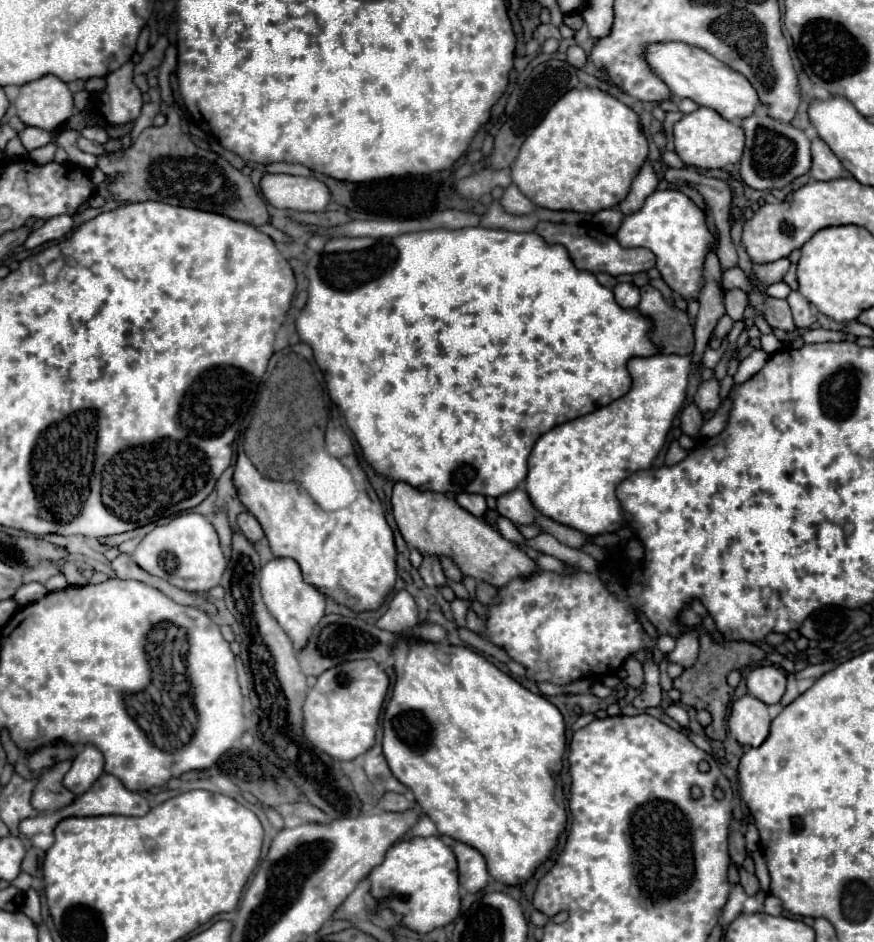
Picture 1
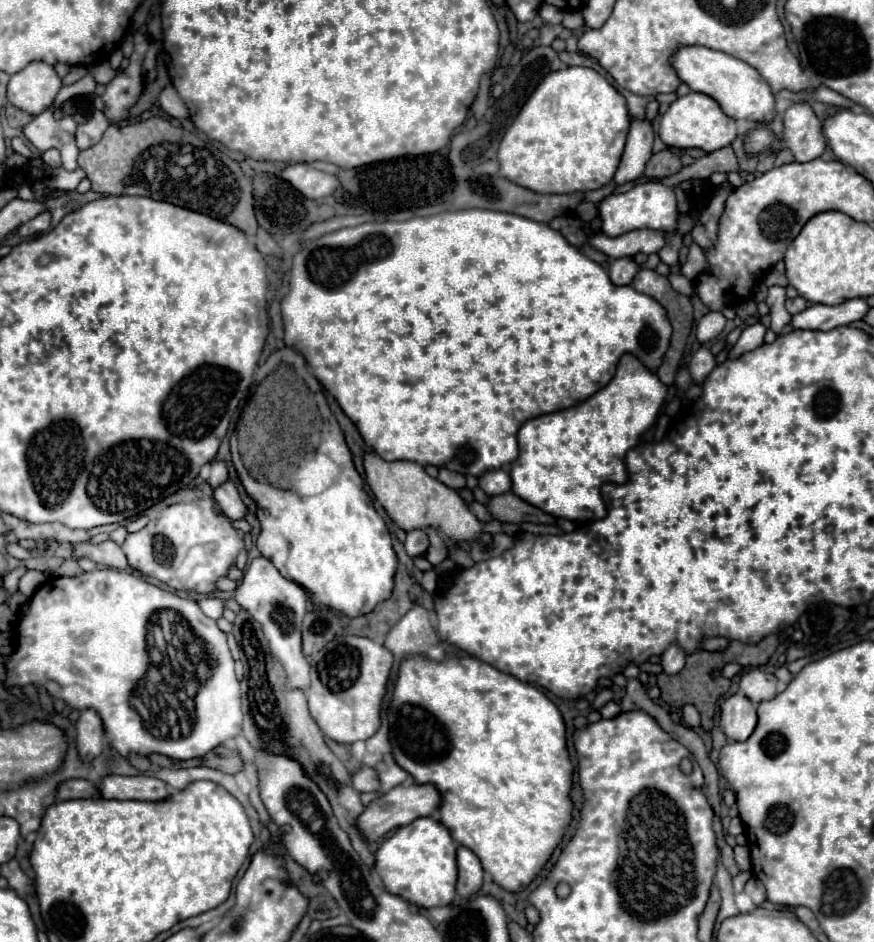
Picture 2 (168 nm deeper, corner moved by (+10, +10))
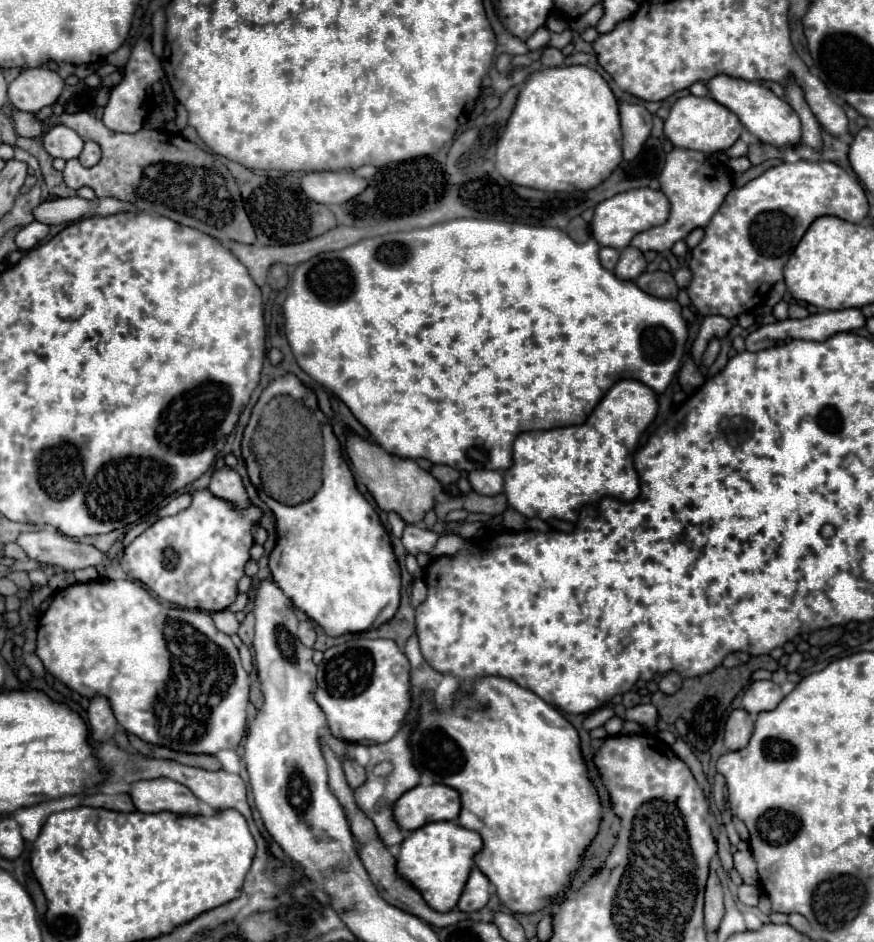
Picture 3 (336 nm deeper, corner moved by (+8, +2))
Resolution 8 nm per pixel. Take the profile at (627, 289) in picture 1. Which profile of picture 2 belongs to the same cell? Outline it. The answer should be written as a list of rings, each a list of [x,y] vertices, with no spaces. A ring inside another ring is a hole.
[[[618,258],[610,264],[610,270],[608,270],[610,280],[618,286],[630,284],[636,272],[638,272],[638,264],[634,264],[632,258]]]

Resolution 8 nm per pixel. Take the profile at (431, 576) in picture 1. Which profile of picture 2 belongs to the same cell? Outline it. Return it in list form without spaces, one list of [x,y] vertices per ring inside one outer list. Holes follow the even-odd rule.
[[[412,530],[412,532],[406,534],[406,542],[404,542],[404,546],[406,546],[406,552],[408,552],[412,558],[416,558],[416,556],[424,556],[426,550],[428,550],[428,546],[430,546],[430,542],[428,542],[428,534],[426,534],[424,530]]]

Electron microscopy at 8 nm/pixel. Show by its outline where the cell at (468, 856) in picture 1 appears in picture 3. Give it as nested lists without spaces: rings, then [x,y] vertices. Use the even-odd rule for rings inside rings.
[[[474,866],[472,872],[470,872],[470,878],[468,878],[466,886],[464,886],[464,892],[462,892],[460,900],[458,900],[458,908],[462,912],[476,912],[476,910],[486,906],[488,898],[490,898],[490,882]]]

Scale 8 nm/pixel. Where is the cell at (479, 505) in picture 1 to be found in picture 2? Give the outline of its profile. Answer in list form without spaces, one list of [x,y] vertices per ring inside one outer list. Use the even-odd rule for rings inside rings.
[[[440,468],[440,472],[438,472],[438,480],[440,480],[440,482],[444,482],[446,486],[454,488],[454,490],[458,490],[458,488],[464,488],[464,486],[466,486],[464,476],[462,476],[462,474],[458,474],[458,472],[448,472],[448,468]]]

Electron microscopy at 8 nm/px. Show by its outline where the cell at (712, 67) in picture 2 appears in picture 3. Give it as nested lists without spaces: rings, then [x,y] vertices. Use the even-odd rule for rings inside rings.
[[[716,74],[714,78],[710,78],[706,82],[710,96],[726,106],[728,110],[732,110],[740,122],[744,124],[744,128],[754,134],[760,142],[766,144],[774,144],[774,146],[796,146],[800,140],[800,120],[796,116],[796,112],[790,108],[788,102],[780,100],[770,88],[766,88],[760,82],[748,82],[744,78],[734,78],[728,74]]]

